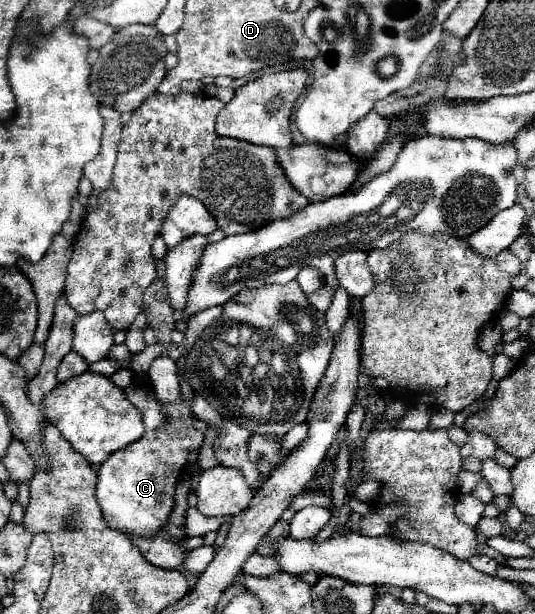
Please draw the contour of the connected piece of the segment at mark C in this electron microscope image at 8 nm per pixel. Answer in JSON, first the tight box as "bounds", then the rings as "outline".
{"bounds":[97,383,203,537],"outline":[[[135,383],[125,389],[125,395],[141,411],[145,423],[145,435],[125,449],[111,453],[101,465],[97,477],[97,501],[101,505],[103,517],[109,527],[121,533],[133,533],[139,537],[153,537],[167,519],[175,505],[175,487],[181,471],[187,465],[187,457],[199,451],[203,443],[203,433],[197,429],[175,429],[165,423],[165,415],[159,409],[155,393],[151,393],[143,383]]]}

